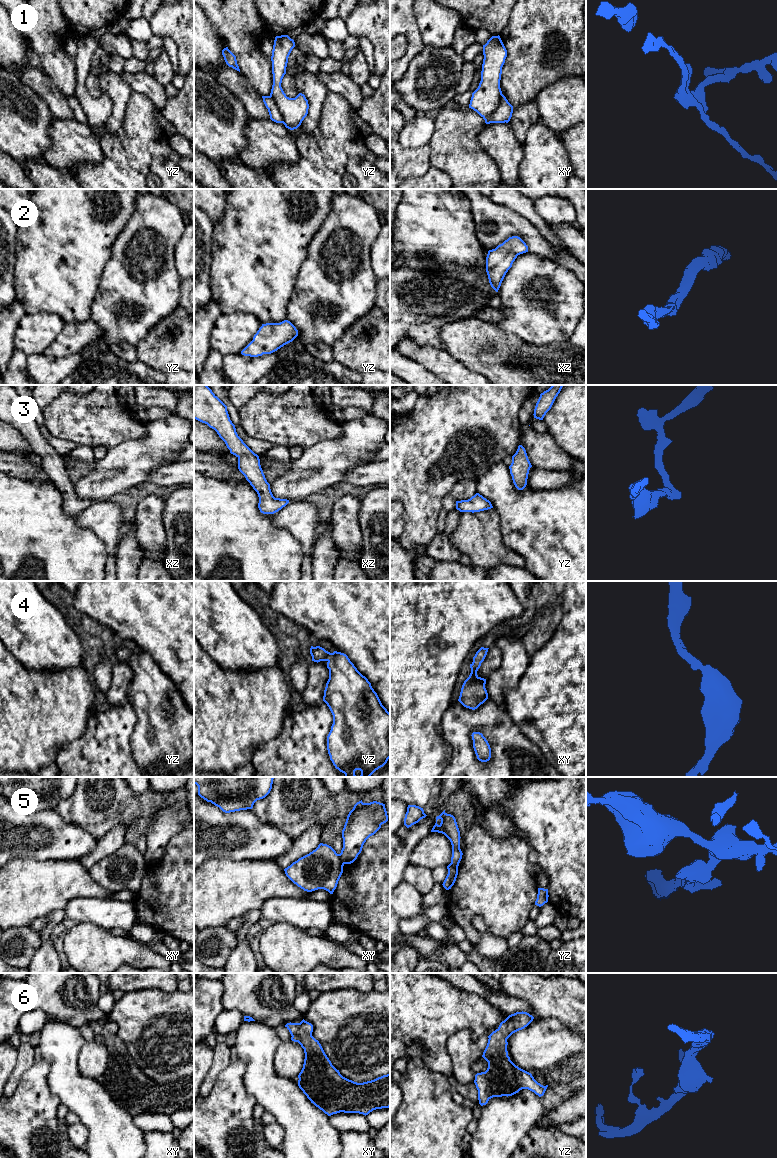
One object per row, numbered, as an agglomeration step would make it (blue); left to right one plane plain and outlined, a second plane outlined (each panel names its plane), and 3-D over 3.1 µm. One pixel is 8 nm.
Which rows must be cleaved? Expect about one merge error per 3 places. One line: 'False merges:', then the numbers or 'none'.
False merges: 1, 5

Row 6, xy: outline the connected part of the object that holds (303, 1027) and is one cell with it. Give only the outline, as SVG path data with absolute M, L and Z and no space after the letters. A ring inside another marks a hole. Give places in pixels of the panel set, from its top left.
M304 1019L300 1023L287 1023L285 1027L291 1034L291 1040L298 1042L304 1049L305 1059L298 1075L298 1086L316 1107L328 1116L344 1113L368 1115L376 1109L390 1107L390 1074L374 1080L357 1083L343 1077L325 1054L321 1044L312 1036L313 1025Z

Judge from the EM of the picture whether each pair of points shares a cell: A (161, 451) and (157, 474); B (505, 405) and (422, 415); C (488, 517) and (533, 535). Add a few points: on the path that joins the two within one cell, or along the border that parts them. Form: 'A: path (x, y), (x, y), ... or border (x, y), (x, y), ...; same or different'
A: border (175, 461), (155, 468), (145, 481); different
B: path (484, 405), (481, 405), (471, 415), (443, 415); same
C: border (493, 507), (499, 517), (501, 539), (506, 545); different

